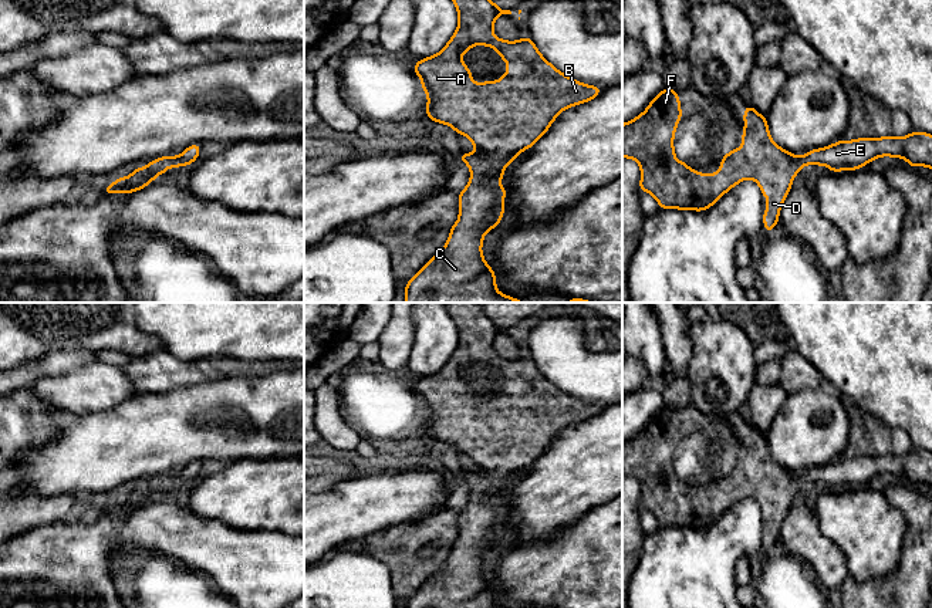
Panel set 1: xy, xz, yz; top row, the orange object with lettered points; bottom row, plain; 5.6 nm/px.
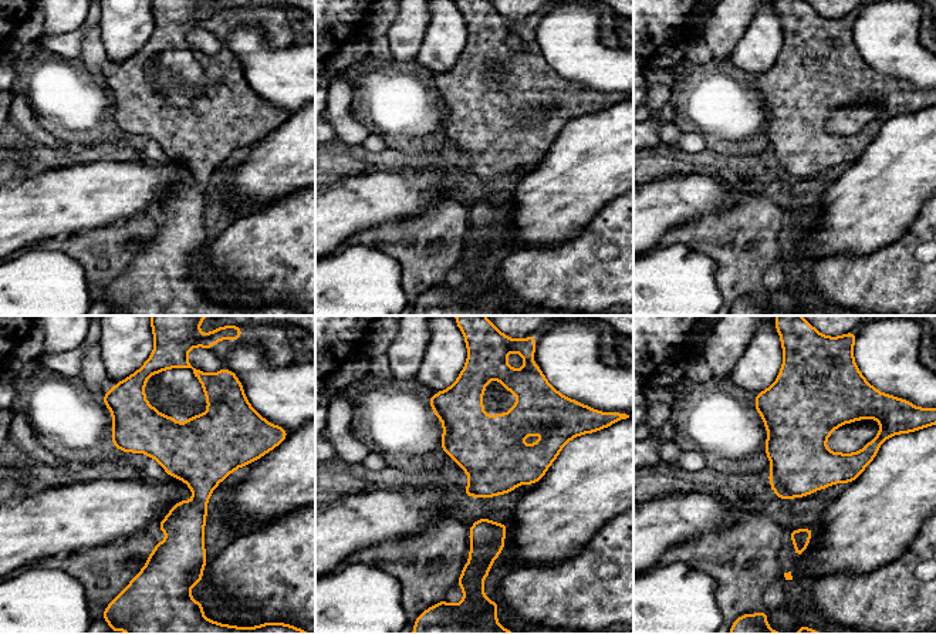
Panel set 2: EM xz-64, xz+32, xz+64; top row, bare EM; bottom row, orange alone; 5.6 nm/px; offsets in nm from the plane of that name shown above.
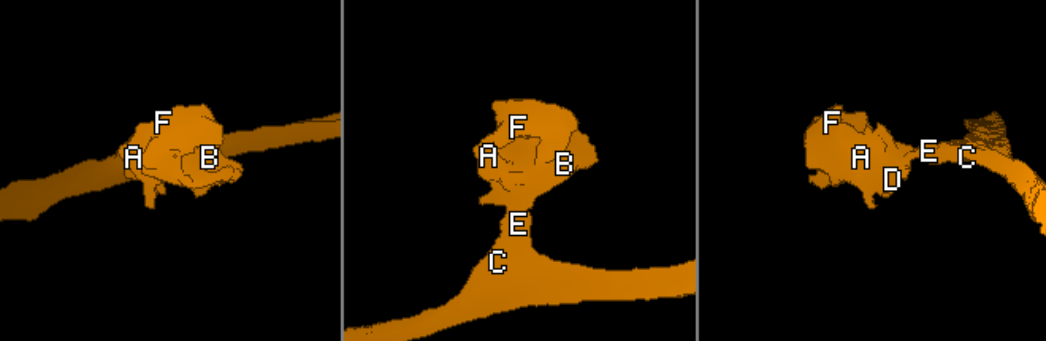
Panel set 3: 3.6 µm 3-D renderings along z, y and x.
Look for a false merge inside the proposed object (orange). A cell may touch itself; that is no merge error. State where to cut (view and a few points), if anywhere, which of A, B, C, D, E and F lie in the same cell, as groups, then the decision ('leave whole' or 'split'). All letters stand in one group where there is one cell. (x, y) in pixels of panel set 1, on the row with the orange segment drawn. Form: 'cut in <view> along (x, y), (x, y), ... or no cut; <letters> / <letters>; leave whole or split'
no cut; A B C D E F; leave whole

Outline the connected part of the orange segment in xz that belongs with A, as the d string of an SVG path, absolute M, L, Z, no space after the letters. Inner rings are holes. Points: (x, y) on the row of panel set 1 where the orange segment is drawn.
M453 0L457 14L459 14L459 24L457 28L455 30L452 38L449 40L449 43L442 48L440 53L430 55L428 58L422 58L419 60L412 70L415 71L415 74L421 78L422 81L422 89L428 94L428 105L426 105L426 111L425 115L429 116L433 122L440 122L445 125L452 126L457 135L465 135L467 136L472 143L476 148L475 153L459 153L459 159L466 163L470 168L470 180L469 185L459 192L459 219L457 222L450 227L450 233L449 233L449 239L445 243L443 249L435 256L432 257L405 286L405 303L524 303L521 300L504 295L502 293L497 291L496 288L496 273L490 268L490 266L486 263L486 260L483 259L482 254L482 244L483 244L483 236L494 229L496 226L500 224L500 220L503 217L504 213L504 196L506 196L506 188L504 188L504 182L497 186L494 182L499 179L504 179L504 166L514 162L516 156L534 146L536 142L547 132L547 129L551 126L551 124L554 122L554 119L560 115L560 112L563 109L567 109L570 107L575 107L584 102L588 102L591 99L594 99L597 95L600 95L600 92L602 91L601 87L595 87L595 85L587 85L582 82L578 82L570 77L567 77L565 74L563 74L561 71L558 71L553 64L550 64L537 50L536 44L533 43L533 40L530 37L523 37L519 41L506 41L502 38L497 38L493 36L493 24L496 21L496 18L500 14L511 14L510 10L502 10L497 4L494 4L492 0ZM482 44L486 47L492 47L494 48L500 58L504 60L509 65L506 74L503 77L500 77L499 81L484 81L480 82L479 85L475 84L473 78L472 78L472 72L470 70L466 67L466 64L460 60L460 57L472 47Z

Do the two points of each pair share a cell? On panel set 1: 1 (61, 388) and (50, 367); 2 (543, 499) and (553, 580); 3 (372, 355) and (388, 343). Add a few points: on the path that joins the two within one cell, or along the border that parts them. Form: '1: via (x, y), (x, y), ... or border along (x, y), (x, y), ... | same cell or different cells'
1: border along (87, 364), (57, 375), (40, 375), (26, 388) | different cells
2: border along (576, 522), (556, 532), (549, 539), (516, 547) | different cells
3: border along (377, 341), (378, 362) | different cells

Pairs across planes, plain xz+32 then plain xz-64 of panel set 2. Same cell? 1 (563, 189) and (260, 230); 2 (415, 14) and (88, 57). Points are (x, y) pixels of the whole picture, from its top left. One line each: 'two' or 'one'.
1: two
2: one

